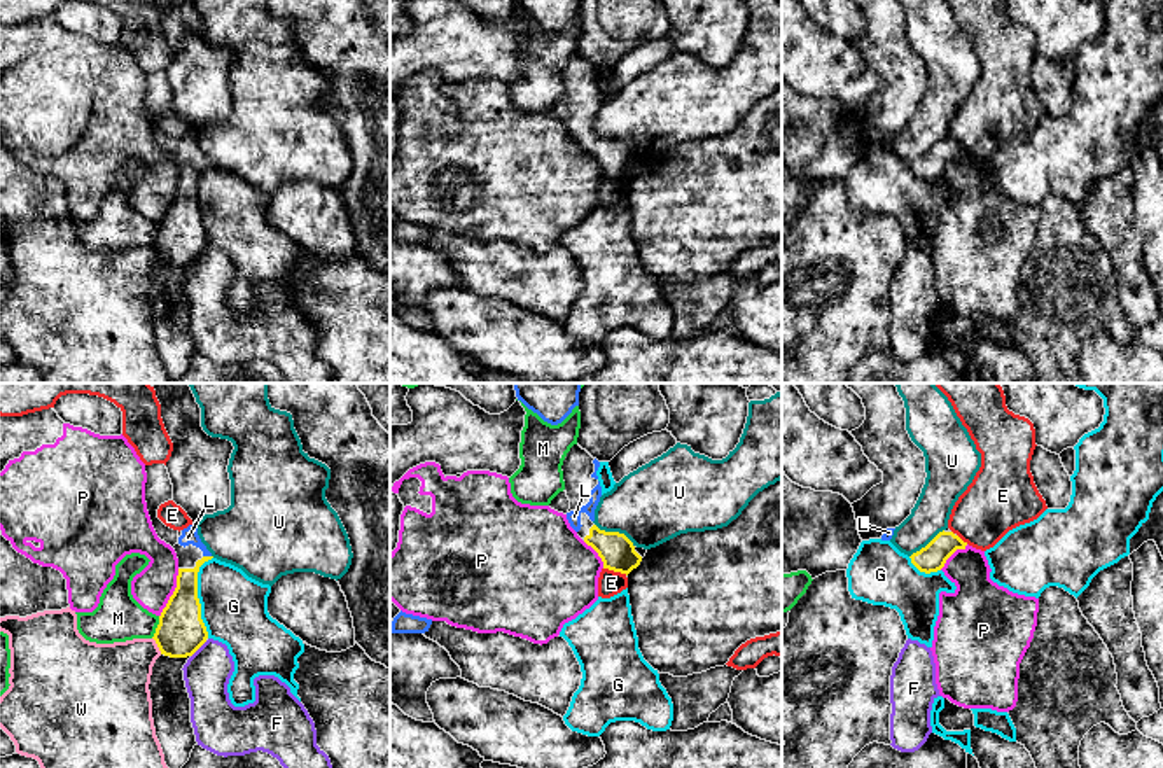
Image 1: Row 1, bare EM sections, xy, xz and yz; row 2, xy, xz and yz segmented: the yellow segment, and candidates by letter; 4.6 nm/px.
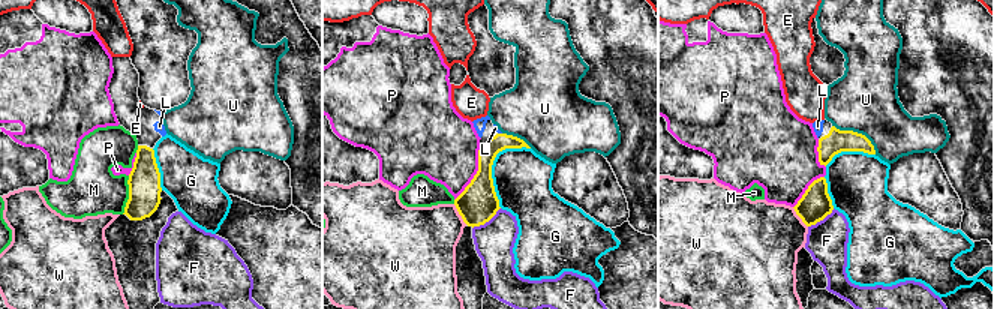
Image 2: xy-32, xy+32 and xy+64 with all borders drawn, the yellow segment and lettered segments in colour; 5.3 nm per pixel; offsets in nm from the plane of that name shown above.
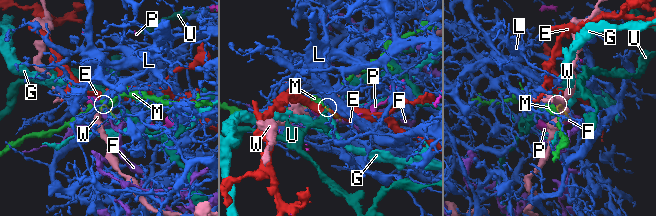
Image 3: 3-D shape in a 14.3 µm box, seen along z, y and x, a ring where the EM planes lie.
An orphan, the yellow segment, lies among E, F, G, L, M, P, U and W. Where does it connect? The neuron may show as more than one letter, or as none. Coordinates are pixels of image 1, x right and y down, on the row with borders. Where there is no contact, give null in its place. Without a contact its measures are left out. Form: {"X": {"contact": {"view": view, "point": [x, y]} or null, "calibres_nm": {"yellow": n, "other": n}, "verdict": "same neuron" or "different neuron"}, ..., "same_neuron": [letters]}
{"E": {"contact": {"view": "xz", "point": [616, 571]}, "calibres_nm": {"yellow": 160, "other": 120}, "verdict": "different neuron"}, "F": {"contact": {"view": "xy", "point": [198, 648]}, "calibres_nm": {"yellow": 220, "other": 220}, "verdict": "different neuron"}, "G": {"contact": {"view": "xy", "point": [196, 597]}, "calibres_nm": {"yellow": 220, "other": 300}, "verdict": "different neuron"}, "L": {"contact": {"view": "xy", "point": [207, 557]}, "calibres_nm": {"yellow": 150, "other": 80}, "verdict": "same neuron"}, "M": {"contact": {"view": "xy", "point": [158, 627]}, "calibres_nm": {"yellow": 220, "other": 220}, "verdict": "different neuron"}, "P": {"contact": {"view": "xy", "point": [174, 593]}, "calibres_nm": {"yellow": 220, "other": 180}, "verdict": "different neuron"}, "U": {"contact": {"view": "xz", "point": [616, 532]}, "calibres_nm": {"yellow": 160, "other": 360}, "verdict": "different neuron"}, "W": {"contact": {"view": "xy", "point": [158, 646]}, "calibres_nm": {"yellow": 220, "other": 320}, "verdict": "different neuron"}, "same_neuron": ["L"]}

